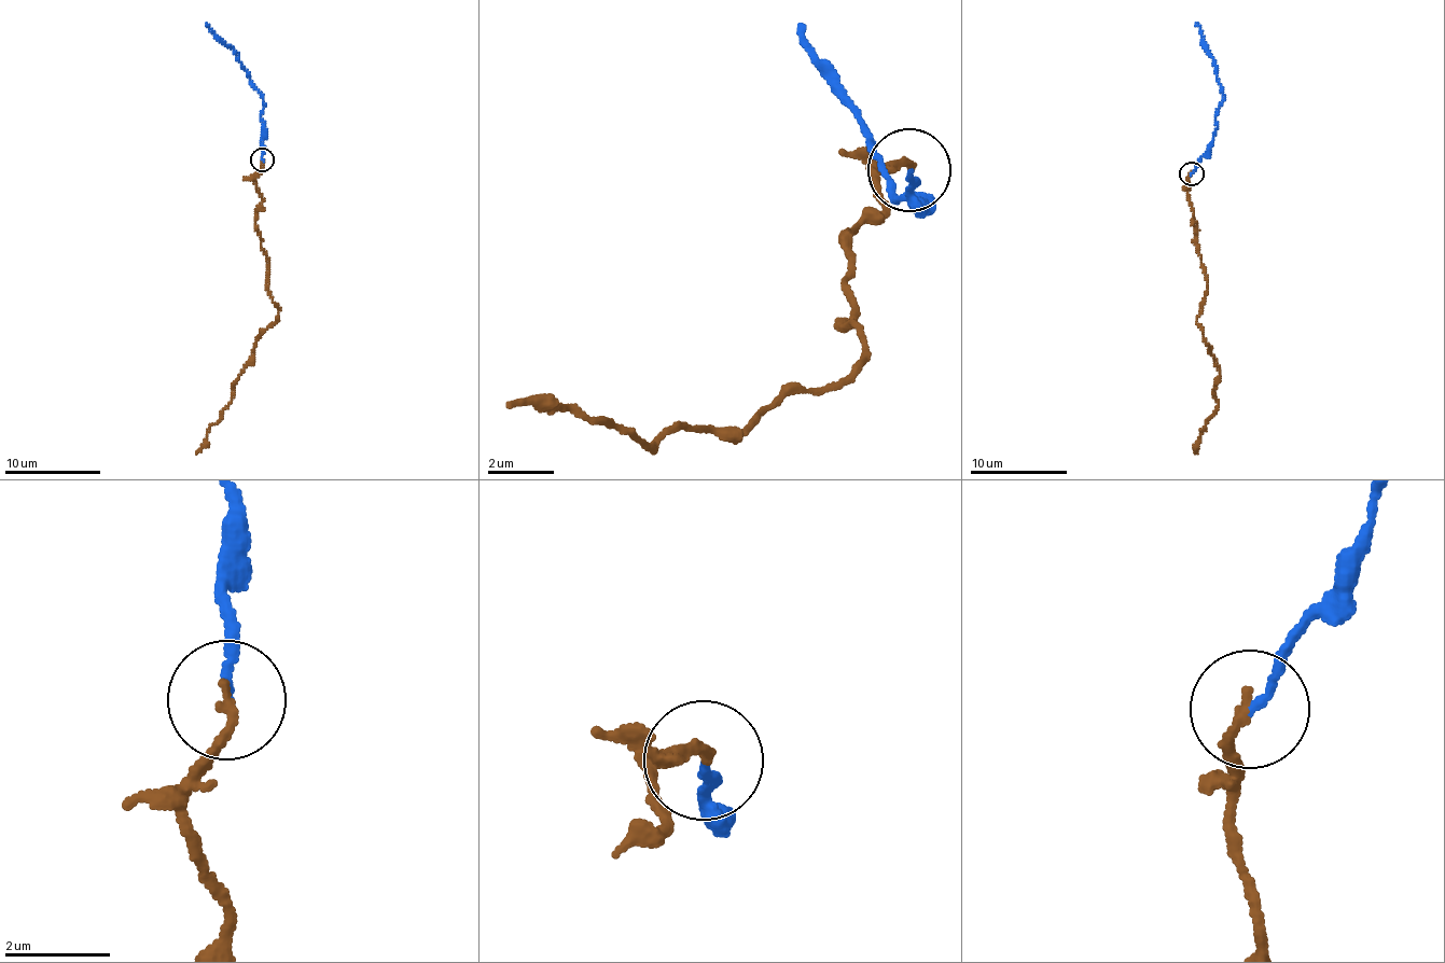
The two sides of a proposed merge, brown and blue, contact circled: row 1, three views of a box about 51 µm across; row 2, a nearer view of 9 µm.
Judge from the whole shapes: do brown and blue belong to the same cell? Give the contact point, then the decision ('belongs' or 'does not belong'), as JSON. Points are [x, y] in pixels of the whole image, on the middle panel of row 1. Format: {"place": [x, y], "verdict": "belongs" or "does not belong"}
{"place": [908, 170], "verdict": "belongs"}

